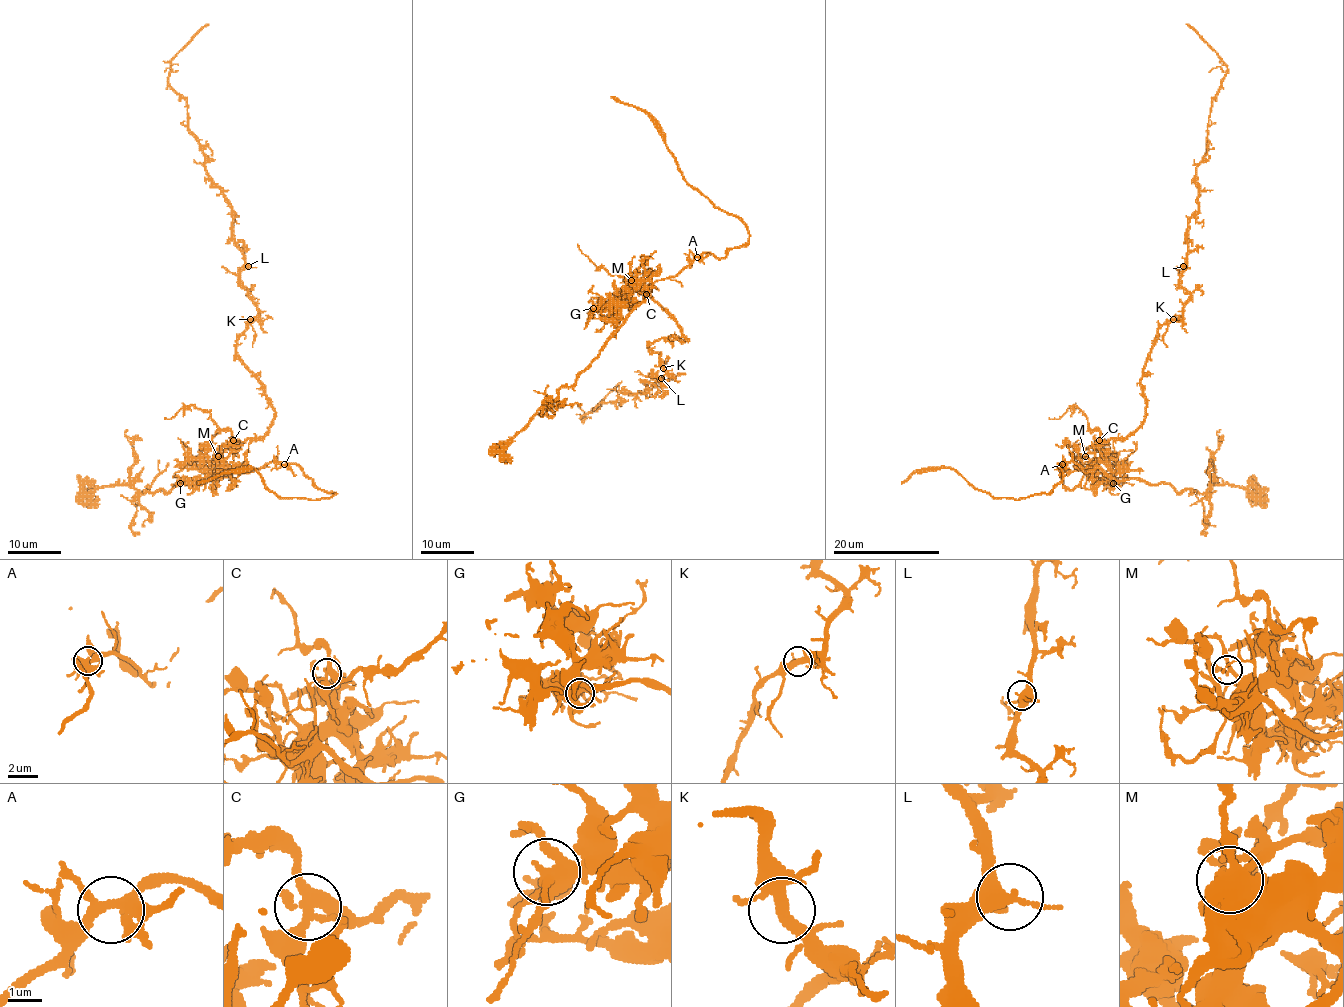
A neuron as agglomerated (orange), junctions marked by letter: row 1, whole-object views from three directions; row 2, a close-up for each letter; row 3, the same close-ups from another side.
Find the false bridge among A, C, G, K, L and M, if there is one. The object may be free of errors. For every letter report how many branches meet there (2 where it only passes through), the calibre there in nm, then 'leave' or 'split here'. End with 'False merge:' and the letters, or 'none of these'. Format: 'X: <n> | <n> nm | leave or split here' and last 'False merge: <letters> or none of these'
A: 4 | 320 nm | leave
C: 5 | 340 nm | split here
G: 7 | 360 nm | leave
K: 4 | 320 nm | leave
L: 4 | 320 nm | leave
M: 4 | 260 nm | leave
False merge: C

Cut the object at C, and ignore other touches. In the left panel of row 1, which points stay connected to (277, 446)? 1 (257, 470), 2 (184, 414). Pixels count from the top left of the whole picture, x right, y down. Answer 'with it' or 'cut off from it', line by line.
1: with it
2: cut off from it

